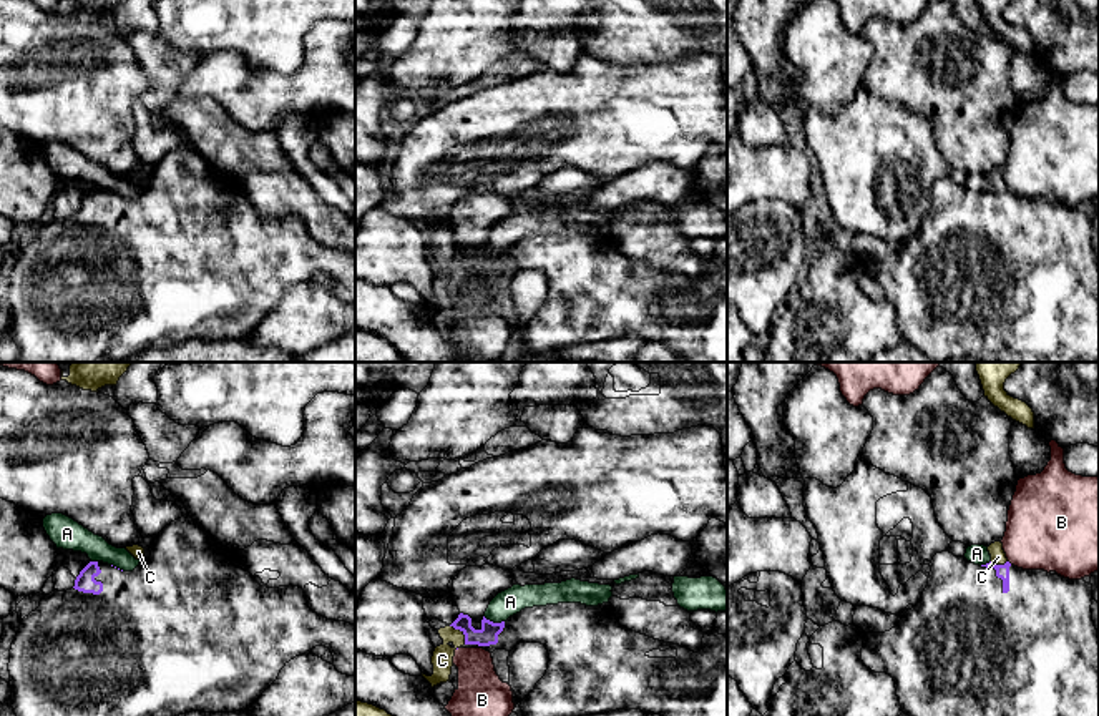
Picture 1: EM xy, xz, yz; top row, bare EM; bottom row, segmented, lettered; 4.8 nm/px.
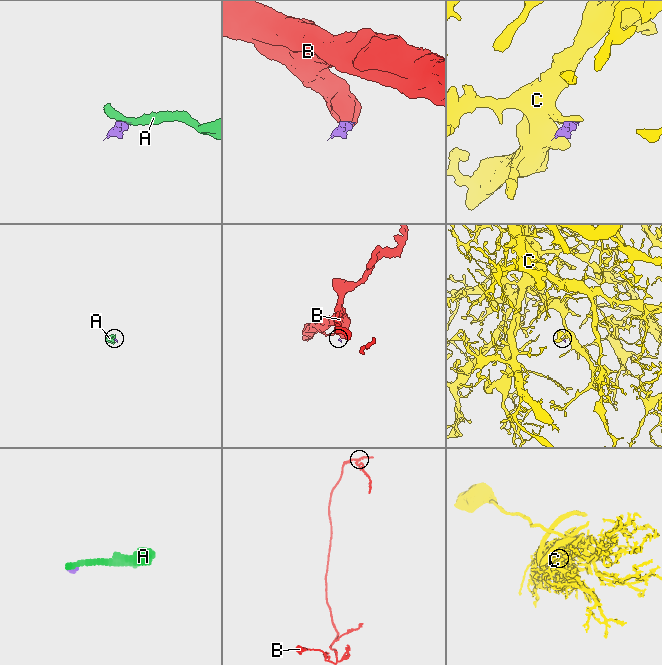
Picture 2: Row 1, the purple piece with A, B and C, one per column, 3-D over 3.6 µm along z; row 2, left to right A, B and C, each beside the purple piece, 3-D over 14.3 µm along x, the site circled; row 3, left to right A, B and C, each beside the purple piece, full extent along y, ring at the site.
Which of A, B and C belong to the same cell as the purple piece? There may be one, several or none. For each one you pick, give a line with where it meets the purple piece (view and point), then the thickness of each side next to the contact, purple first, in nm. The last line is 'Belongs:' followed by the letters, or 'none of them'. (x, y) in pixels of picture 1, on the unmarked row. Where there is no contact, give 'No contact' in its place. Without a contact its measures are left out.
Belongs: none of them

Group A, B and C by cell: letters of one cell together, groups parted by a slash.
A / B / C

